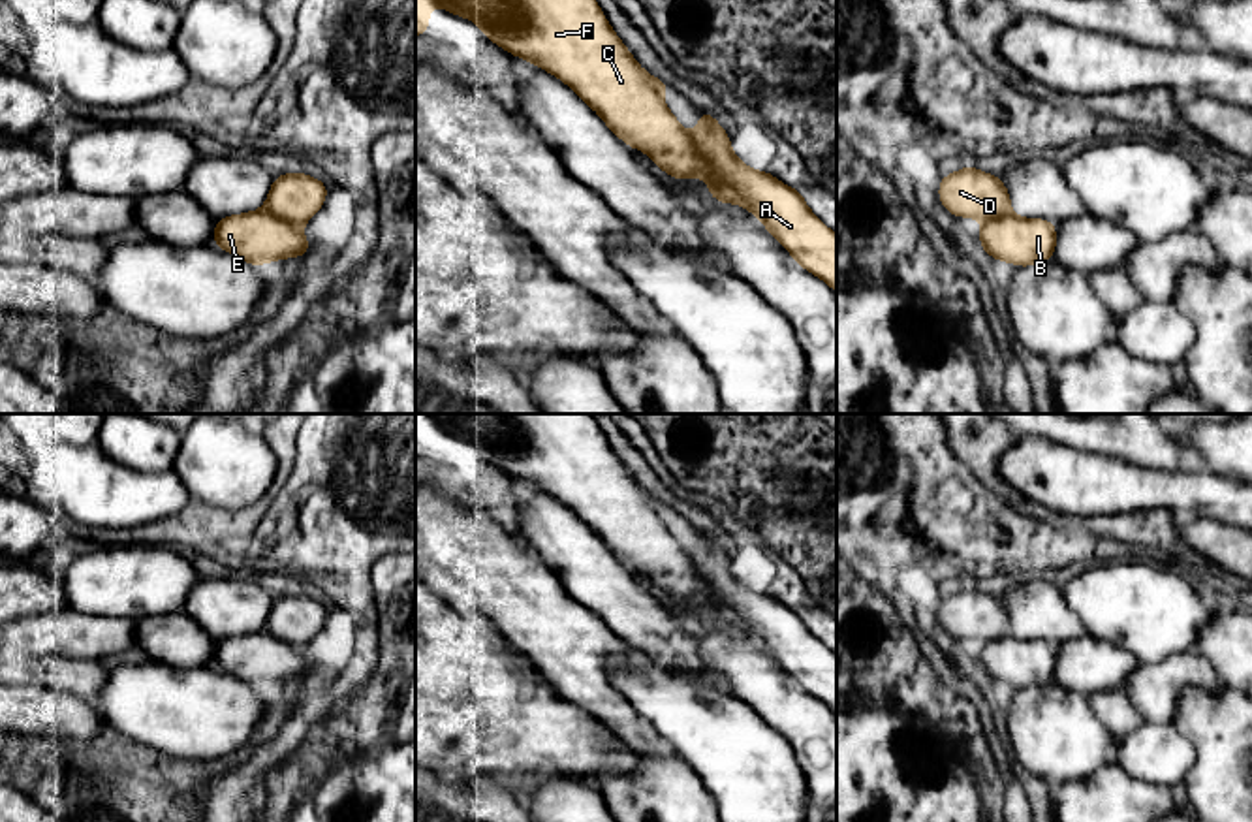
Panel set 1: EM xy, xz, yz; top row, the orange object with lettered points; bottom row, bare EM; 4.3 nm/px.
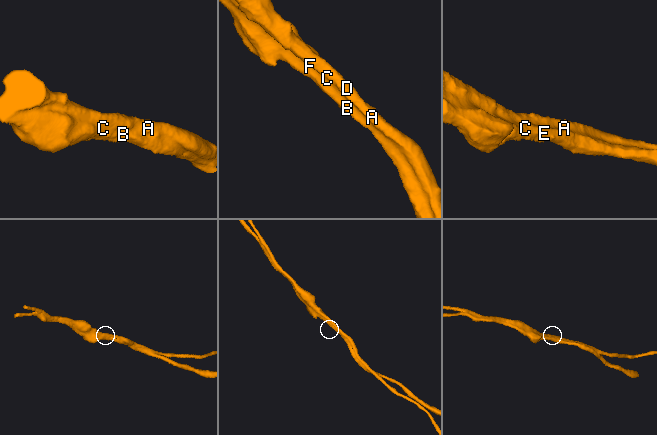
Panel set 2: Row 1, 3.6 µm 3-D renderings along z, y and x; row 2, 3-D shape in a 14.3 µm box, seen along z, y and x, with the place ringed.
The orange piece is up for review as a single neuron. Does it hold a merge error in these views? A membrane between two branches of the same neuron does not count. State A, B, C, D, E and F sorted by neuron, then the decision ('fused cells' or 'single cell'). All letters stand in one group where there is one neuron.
A D / B C E F | fused cells

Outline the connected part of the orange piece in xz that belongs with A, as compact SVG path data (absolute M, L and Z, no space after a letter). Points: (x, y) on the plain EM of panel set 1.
M709 532L697 536L699 551L688 555L707 587L744 623L765 651L812 696L837 715L837 656L793 611L769 593L756 593L733 574L729 555Z

